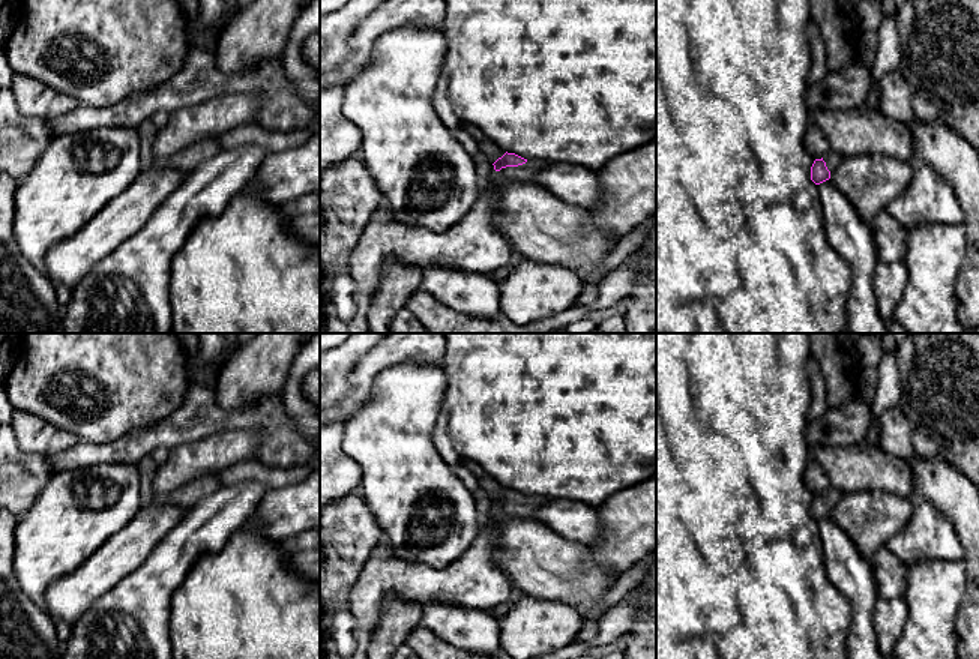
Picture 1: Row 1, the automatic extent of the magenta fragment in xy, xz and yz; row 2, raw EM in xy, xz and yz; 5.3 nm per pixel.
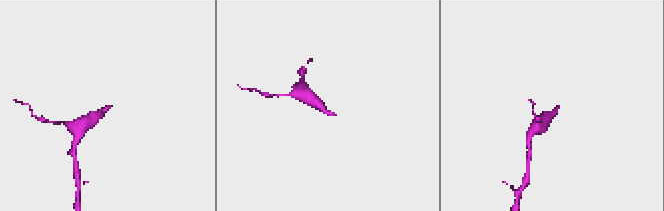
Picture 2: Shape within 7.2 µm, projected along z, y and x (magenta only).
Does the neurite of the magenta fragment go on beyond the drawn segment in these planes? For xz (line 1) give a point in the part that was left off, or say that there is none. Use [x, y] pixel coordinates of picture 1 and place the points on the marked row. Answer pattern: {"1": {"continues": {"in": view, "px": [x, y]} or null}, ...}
{"1": {"continues": {"in": "xz", "px": [527, 171]}}}

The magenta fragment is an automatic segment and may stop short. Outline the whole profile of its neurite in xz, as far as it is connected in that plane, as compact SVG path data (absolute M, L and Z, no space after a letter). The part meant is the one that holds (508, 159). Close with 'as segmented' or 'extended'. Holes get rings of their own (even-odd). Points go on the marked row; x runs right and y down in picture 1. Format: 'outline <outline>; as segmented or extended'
outline M505 153L494 164L494 170L517 182L536 182L541 170L545 168L547 162L538 159L524 159L515 153Z; extended

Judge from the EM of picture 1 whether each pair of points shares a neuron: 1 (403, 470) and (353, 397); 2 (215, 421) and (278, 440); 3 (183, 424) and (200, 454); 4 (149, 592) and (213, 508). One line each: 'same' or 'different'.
1: different
2: same
3: different
4: same

